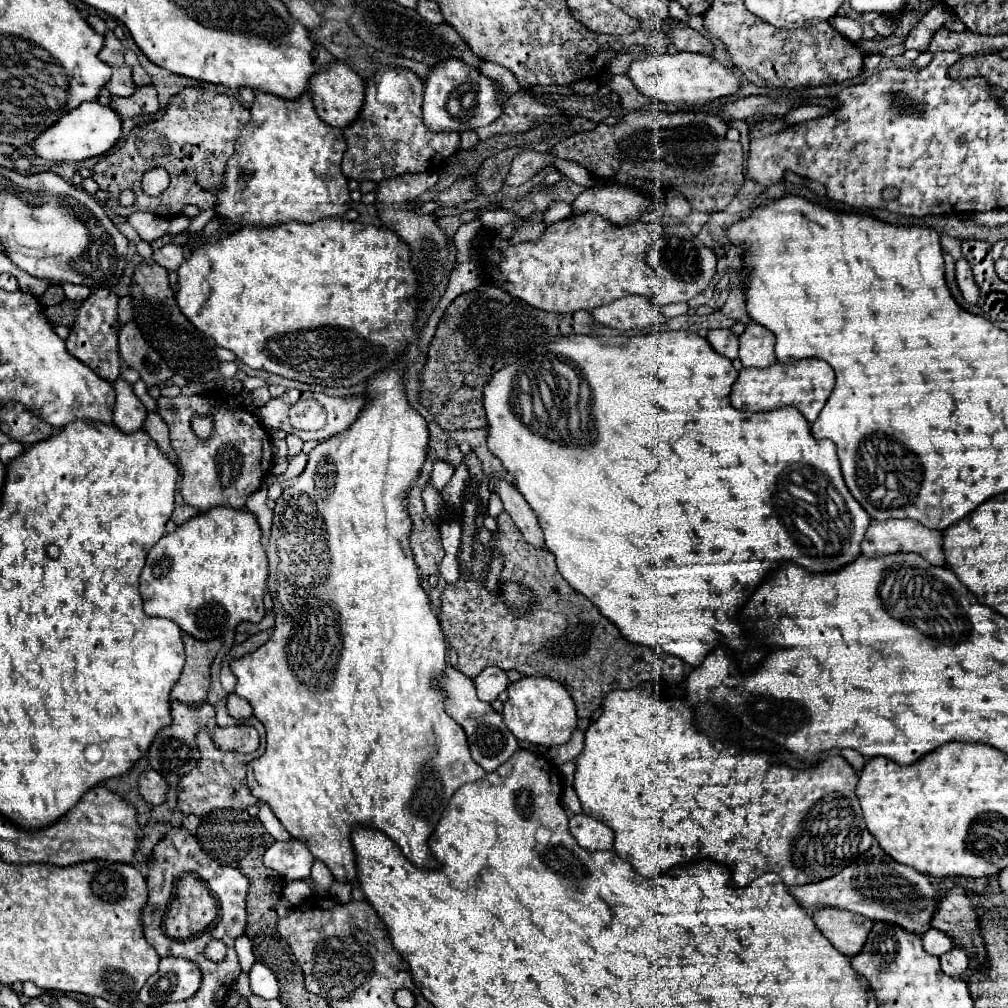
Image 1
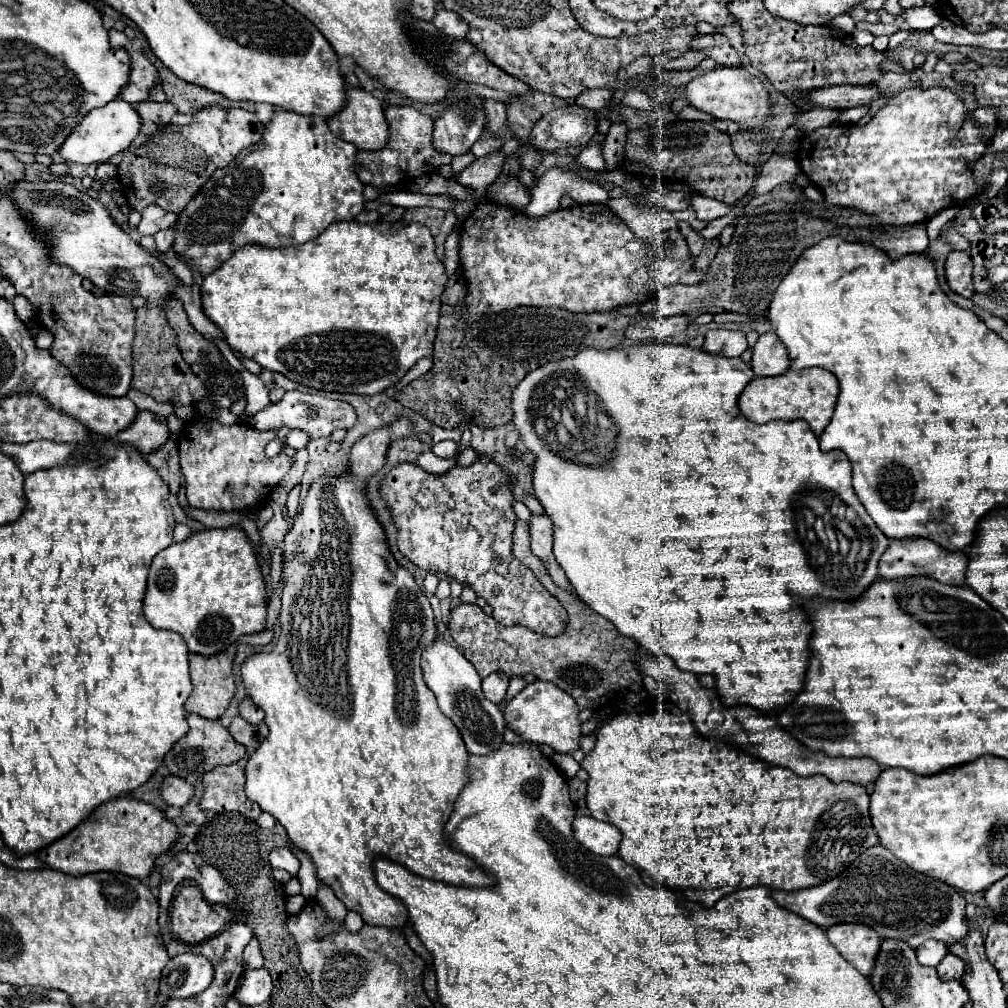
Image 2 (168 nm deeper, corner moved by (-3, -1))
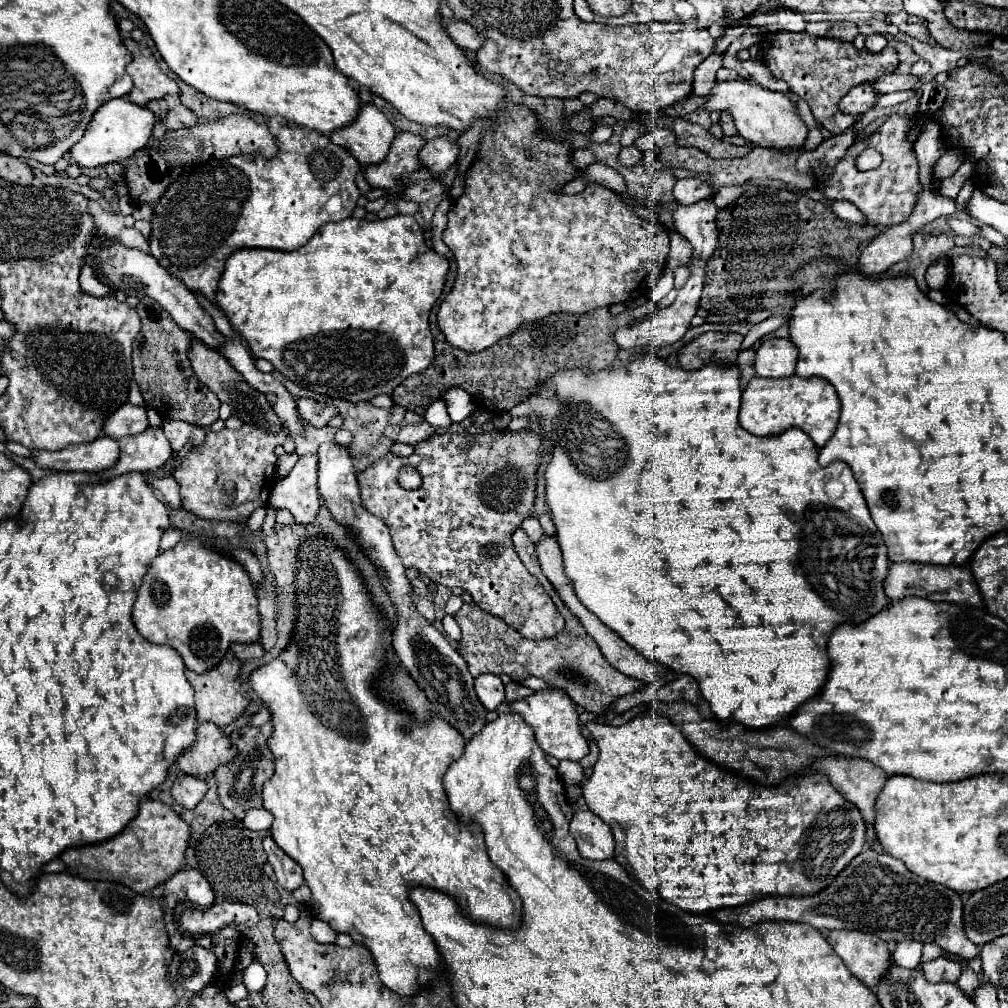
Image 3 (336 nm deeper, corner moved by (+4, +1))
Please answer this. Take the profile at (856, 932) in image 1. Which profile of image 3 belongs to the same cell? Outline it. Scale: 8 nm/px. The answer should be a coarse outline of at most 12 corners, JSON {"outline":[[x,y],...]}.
{"outline":[[832,930],[828,942],[868,988],[888,976],[886,942],[860,930]]}

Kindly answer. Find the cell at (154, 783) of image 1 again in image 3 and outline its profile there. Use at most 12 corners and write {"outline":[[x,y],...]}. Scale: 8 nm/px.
{"outline":[[180,776],[172,786],[174,800],[184,808],[208,792],[202,778]]}

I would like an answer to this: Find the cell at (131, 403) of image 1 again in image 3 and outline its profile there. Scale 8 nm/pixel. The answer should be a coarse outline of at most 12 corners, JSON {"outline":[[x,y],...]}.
{"outline":[[162,428],[124,436],[120,460],[102,482],[134,470],[156,470],[172,458]]}

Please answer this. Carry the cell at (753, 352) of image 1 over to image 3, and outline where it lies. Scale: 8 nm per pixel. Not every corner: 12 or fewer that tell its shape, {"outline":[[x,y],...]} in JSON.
{"outline":[[772,338],[756,350],[756,376],[788,378],[798,360],[788,338]]}

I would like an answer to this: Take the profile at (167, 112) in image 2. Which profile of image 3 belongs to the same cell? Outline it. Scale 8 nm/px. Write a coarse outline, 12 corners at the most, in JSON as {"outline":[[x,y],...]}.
{"outline":[[186,106],[168,112],[170,130],[190,128],[198,124],[198,116]]}

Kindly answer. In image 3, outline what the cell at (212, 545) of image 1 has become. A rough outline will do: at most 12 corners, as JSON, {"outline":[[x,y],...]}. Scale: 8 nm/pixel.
{"outline":[[194,536],[152,560],[132,620],[204,674],[260,638],[236,560]]}

